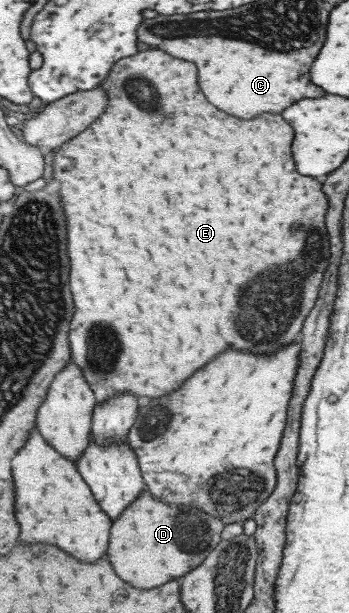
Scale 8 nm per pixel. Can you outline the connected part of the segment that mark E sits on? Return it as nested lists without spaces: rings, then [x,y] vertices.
[[[156,48],[136,52],[126,59],[118,59],[106,77],[108,79],[99,85],[110,99],[108,105],[90,127],[85,127],[84,131],[57,147],[51,165],[52,177],[58,181],[58,195],[62,195],[62,211],[66,215],[70,291],[74,307],[78,309],[72,315],[68,331],[72,363],[79,370],[82,369],[83,378],[90,386],[96,404],[126,391],[136,397],[150,399],[166,395],[176,389],[176,385],[182,383],[188,375],[192,375],[192,371],[208,363],[210,357],[218,355],[224,349],[240,349],[266,355],[290,341],[295,342],[304,318],[316,302],[329,257],[329,237],[324,221],[327,197],[321,190],[321,180],[296,173],[290,153],[292,129],[280,115],[270,113],[260,115],[258,119],[236,119],[218,111],[200,93],[196,85],[196,67]]]

